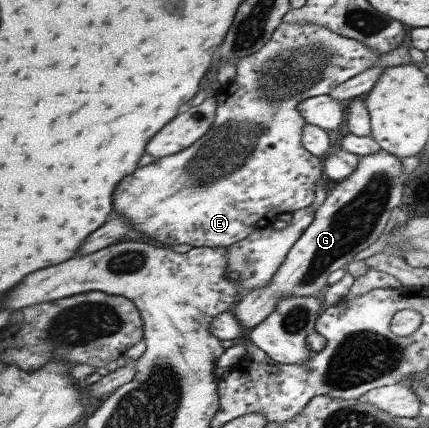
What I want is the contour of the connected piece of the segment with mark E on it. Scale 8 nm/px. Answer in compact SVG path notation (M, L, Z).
M337 34L337 53L325 49L325 45L284 51L267 63L259 81L257 67L251 65L251 57L241 59L235 63L235 80L217 93L216 120L207 135L191 147L159 158L125 177L125 181L117 185L115 215L128 219L135 231L167 245L186 243L193 248L228 248L249 237L256 229L273 227L281 213L293 214L309 207L315 201L317 181L326 187L328 178L324 173L323 159L304 146L303 132L308 123L301 115L299 105L309 98L330 95L338 85L373 67L380 54L363 41Z

